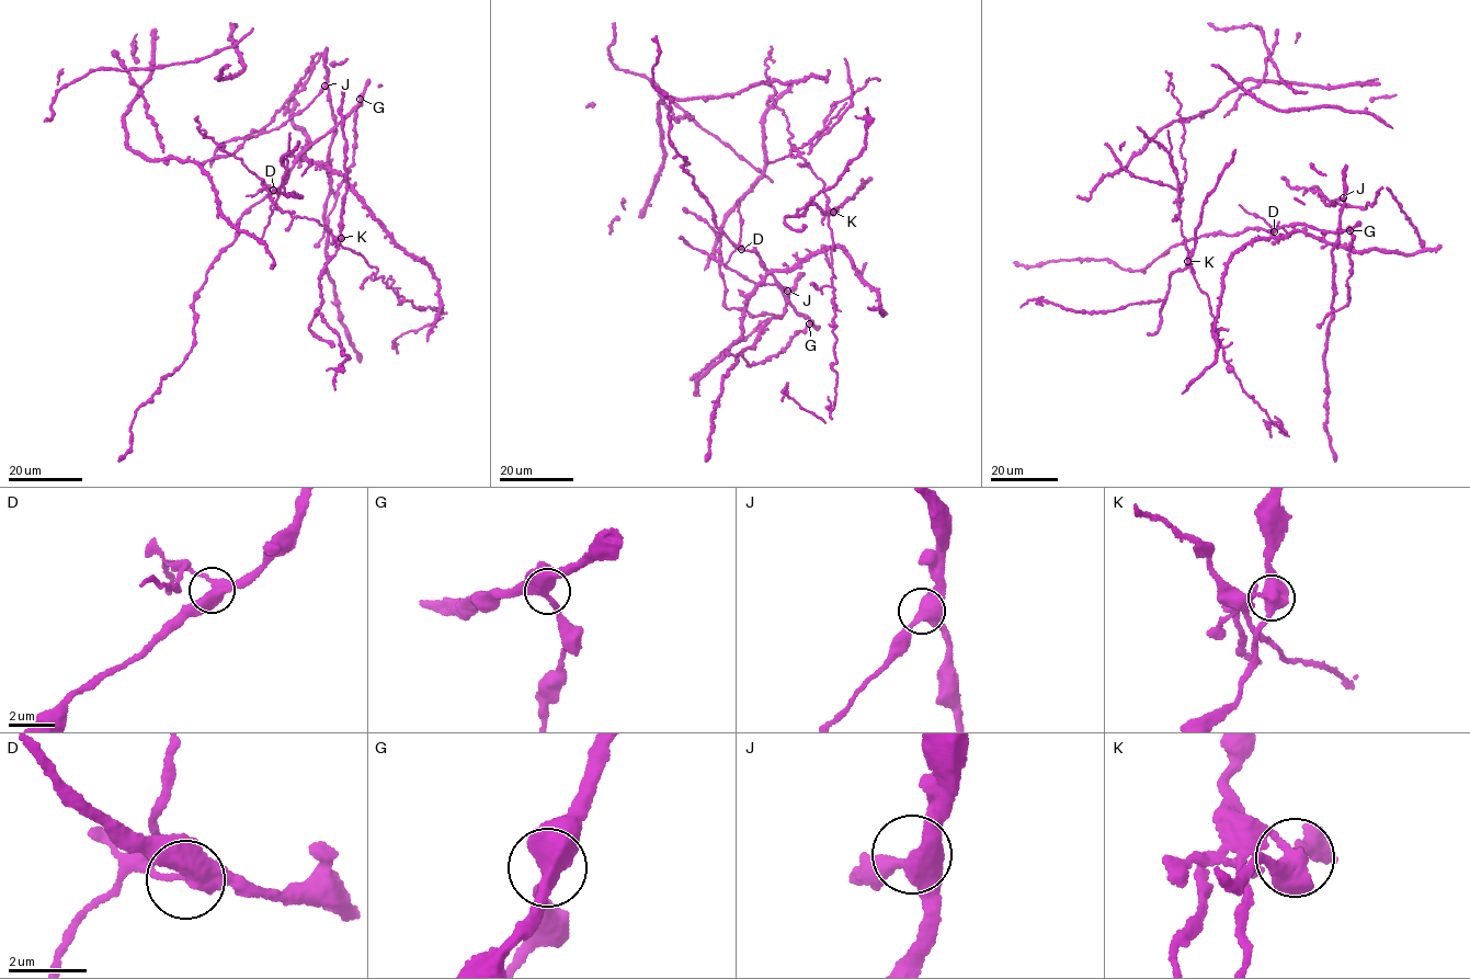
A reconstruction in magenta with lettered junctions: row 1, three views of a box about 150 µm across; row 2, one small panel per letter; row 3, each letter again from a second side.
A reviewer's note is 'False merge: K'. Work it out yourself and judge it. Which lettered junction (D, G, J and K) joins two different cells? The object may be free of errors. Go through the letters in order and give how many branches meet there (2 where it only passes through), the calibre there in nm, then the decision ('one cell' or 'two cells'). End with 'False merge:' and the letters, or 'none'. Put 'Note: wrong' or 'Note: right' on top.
Note: right
D: 3 | 440 nm | one cell
G: 3 | 440 nm | one cell
J: 3 | 420 nm | one cell
K: 3 | 480 nm | two cells
False merge: K

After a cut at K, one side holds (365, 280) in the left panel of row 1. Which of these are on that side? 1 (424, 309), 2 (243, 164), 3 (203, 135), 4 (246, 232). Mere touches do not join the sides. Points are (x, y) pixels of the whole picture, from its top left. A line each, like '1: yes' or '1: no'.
1: yes
2: yes
3: yes
4: no

